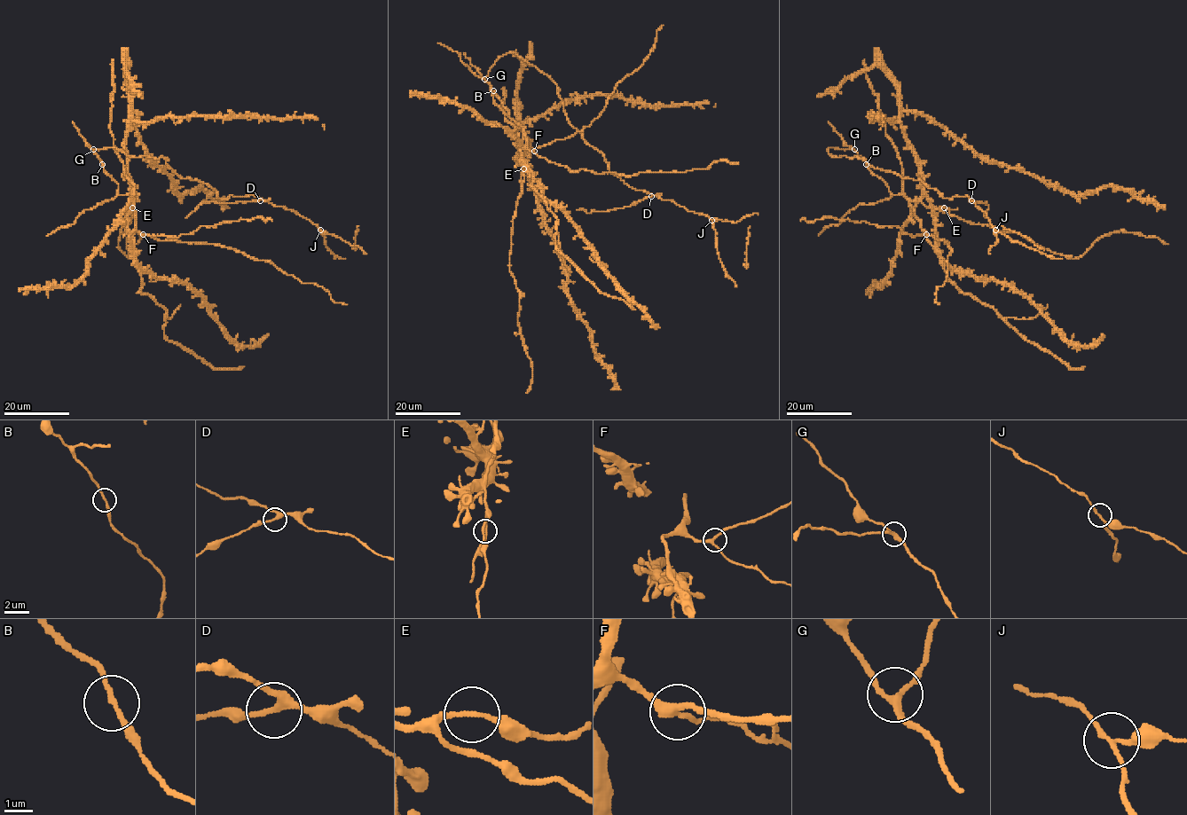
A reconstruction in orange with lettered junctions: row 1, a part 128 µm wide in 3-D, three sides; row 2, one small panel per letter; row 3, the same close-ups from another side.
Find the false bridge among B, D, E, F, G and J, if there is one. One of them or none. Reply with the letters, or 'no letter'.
J

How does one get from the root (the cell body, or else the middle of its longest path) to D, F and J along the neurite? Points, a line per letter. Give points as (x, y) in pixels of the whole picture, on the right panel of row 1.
D: (876, 176), (853, 149), (829, 148), (833, 157), (858, 157), (919, 180), (944, 199), (971, 200)
F: (876, 176), (892, 194), (901, 193), (905, 197), (926, 234)
J: (876, 176), (853, 149), (829, 148), (833, 157), (858, 157), (919, 180), (944, 199), (967, 195), (995, 231)

